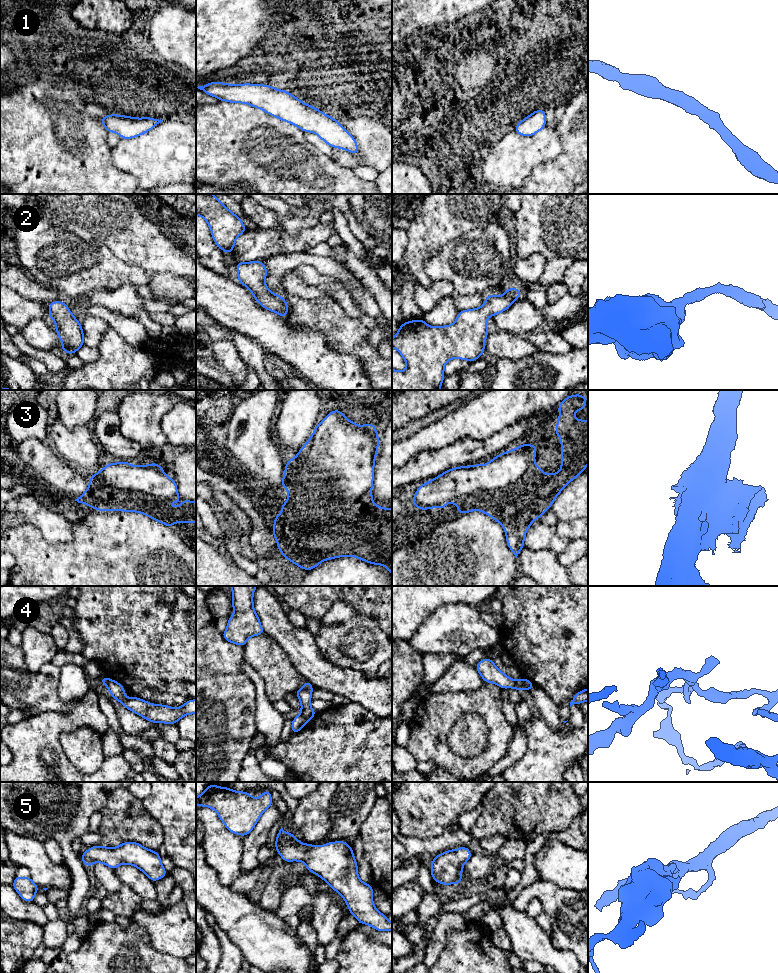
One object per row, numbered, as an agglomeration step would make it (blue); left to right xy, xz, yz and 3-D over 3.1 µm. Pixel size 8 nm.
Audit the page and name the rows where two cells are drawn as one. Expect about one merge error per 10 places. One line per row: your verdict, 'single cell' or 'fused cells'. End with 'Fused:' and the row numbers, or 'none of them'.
1: single cell
2: single cell
3: single cell
4: fused cells
5: single cell
Fused: 4

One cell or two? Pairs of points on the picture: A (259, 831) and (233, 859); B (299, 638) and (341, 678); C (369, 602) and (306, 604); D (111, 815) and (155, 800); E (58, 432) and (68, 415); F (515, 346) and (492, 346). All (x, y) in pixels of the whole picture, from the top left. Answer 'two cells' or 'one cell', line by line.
A: two cells
B: one cell
C: one cell
D: two cells
E: two cells
F: one cell

